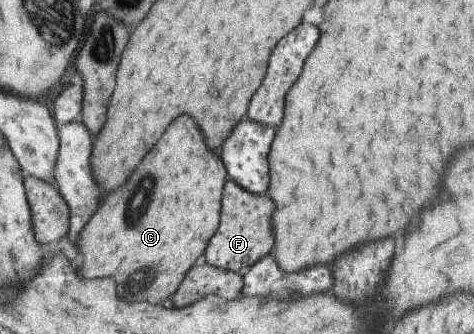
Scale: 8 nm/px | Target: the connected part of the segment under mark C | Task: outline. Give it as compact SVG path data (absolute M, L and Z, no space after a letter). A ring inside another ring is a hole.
M187 115L175 117L159 141L149 149L147 157L139 161L131 177L119 185L119 189L109 191L103 199L99 211L89 218L77 239L77 251L83 261L79 265L79 275L87 279L113 277L117 283L119 297L160 302L175 293L185 272L199 261L220 220L220 197L228 175L219 158L219 152L209 151L203 143L203 135L195 121Z

